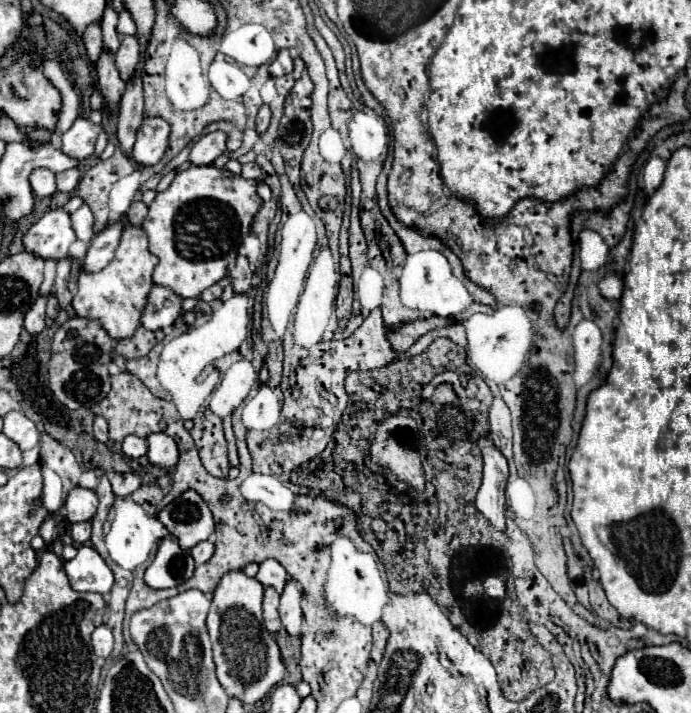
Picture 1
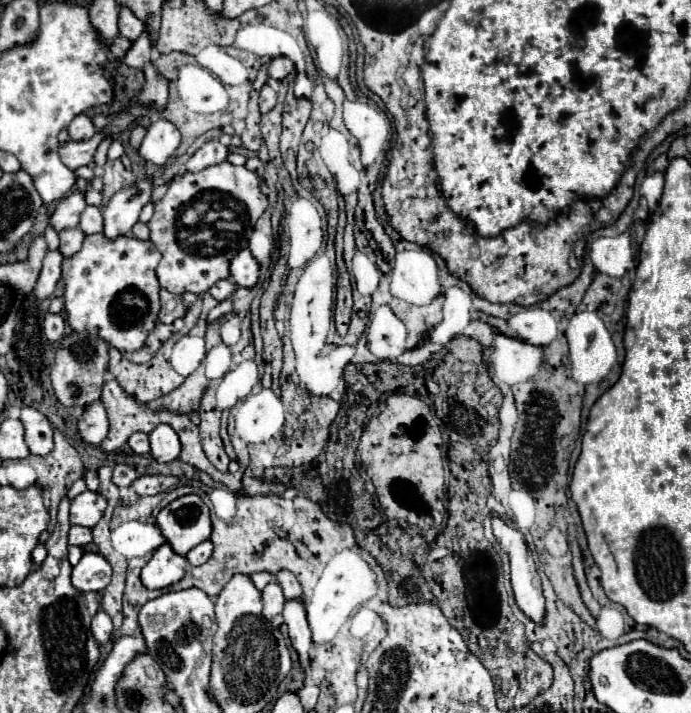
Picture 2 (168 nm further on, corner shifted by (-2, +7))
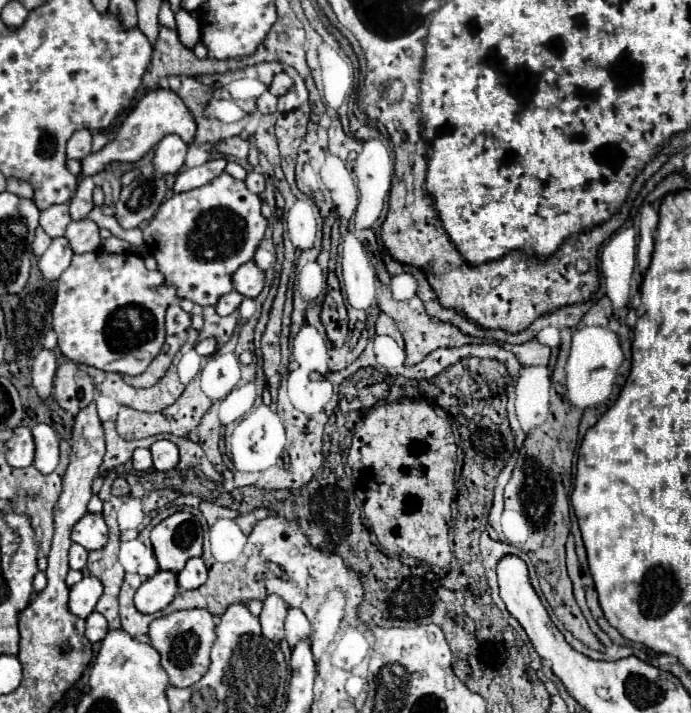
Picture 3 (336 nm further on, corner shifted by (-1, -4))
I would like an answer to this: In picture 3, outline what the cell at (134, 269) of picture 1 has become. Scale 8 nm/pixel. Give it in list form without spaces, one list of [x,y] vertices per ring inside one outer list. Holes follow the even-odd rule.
[[[100,250],[76,254],[72,258],[72,264],[58,278],[56,304],[52,310],[52,328],[58,334],[58,348],[68,360],[76,364],[94,366],[106,372],[138,376],[146,372],[148,364],[152,364],[152,360],[160,354],[166,338],[164,314],[166,308],[174,302],[176,288],[164,280],[162,272],[146,270],[144,260],[138,254],[106,254]]]

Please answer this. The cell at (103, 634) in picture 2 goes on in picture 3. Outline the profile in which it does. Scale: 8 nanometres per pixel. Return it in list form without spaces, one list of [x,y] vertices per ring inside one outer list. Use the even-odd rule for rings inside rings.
[[[92,612],[86,618],[86,638],[90,642],[100,642],[108,632],[108,622],[100,612]]]

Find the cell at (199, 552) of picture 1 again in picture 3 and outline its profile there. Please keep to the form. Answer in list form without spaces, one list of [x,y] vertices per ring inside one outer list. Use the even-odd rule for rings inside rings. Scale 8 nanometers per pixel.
[[[192,558],[188,560],[188,564],[184,566],[184,570],[178,574],[178,586],[184,590],[194,590],[200,588],[206,582],[206,566],[202,558]]]

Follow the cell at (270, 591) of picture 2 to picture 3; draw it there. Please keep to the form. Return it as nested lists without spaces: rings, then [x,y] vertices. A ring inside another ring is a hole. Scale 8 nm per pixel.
[[[272,594],[264,600],[264,608],[260,612],[260,624],[262,624],[262,636],[272,642],[282,642],[284,638],[284,620],[286,620],[288,606],[286,602]]]

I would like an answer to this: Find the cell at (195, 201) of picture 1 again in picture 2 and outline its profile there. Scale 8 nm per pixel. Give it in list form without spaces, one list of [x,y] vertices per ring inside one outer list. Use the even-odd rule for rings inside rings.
[[[229,161],[211,165],[209,169],[203,169],[199,173],[185,171],[183,175],[175,175],[175,179],[169,183],[169,189],[161,201],[155,203],[153,219],[147,223],[151,231],[153,245],[161,251],[163,259],[157,265],[157,279],[163,289],[183,295],[185,291],[191,293],[203,293],[219,279],[229,277],[229,263],[231,259],[247,247],[249,241],[249,227],[253,231],[259,215],[267,209],[267,197],[259,191],[261,177],[253,171],[247,171],[245,167],[235,167]]]

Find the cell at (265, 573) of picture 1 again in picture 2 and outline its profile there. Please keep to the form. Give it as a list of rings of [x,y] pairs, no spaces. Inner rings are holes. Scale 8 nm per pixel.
[[[281,569],[281,573],[275,573],[275,577],[277,577],[277,583],[283,587],[285,599],[301,599],[301,585],[293,573],[289,573],[287,569]]]

